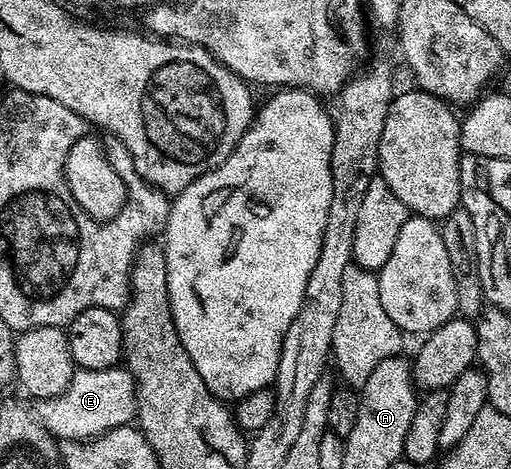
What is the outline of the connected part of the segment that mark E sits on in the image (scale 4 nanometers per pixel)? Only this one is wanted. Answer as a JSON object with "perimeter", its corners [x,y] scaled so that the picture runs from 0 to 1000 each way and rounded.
{"perimeter":[[[237,778],[202,789],[147,787],[141,810],[133,827],[125,827],[125,836],[117,836],[108,849],[80,851],[72,866],[74,898],[108,936],[194,934],[219,913],[235,913],[264,898],[262,806]]]}

